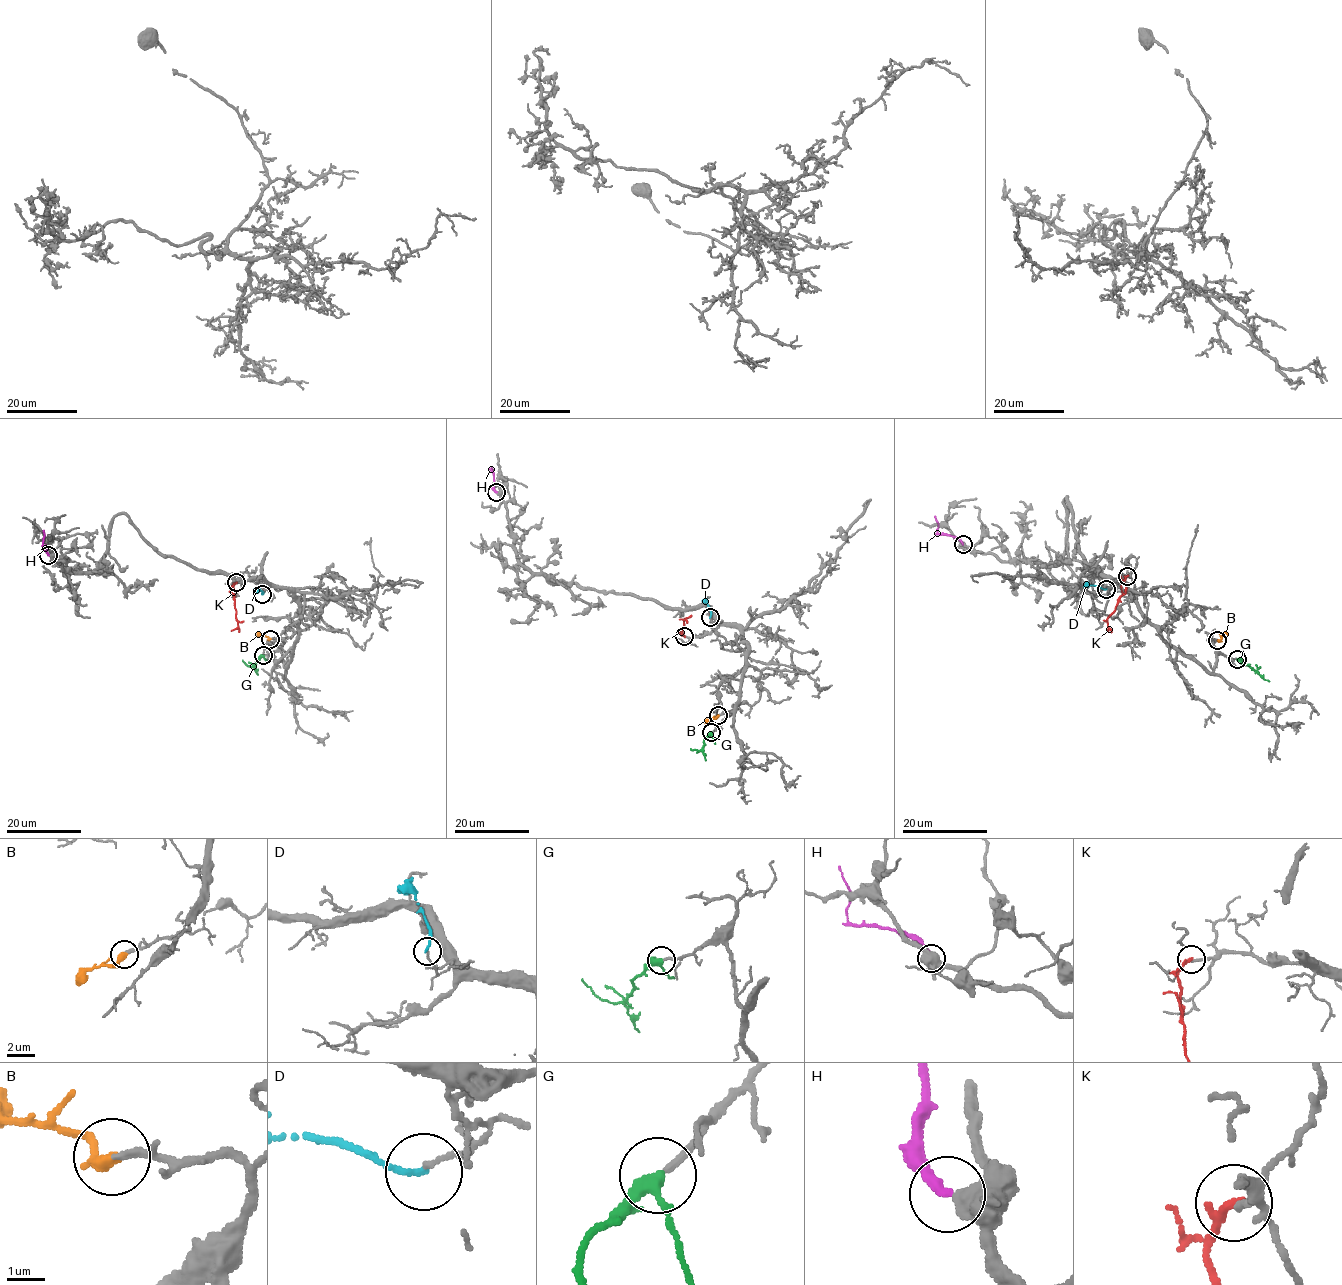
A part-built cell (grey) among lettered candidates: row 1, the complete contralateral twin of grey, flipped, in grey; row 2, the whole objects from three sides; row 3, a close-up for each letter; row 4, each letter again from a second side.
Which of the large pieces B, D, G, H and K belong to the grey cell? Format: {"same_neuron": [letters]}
{"same_neuron": ["B", "G"]}

